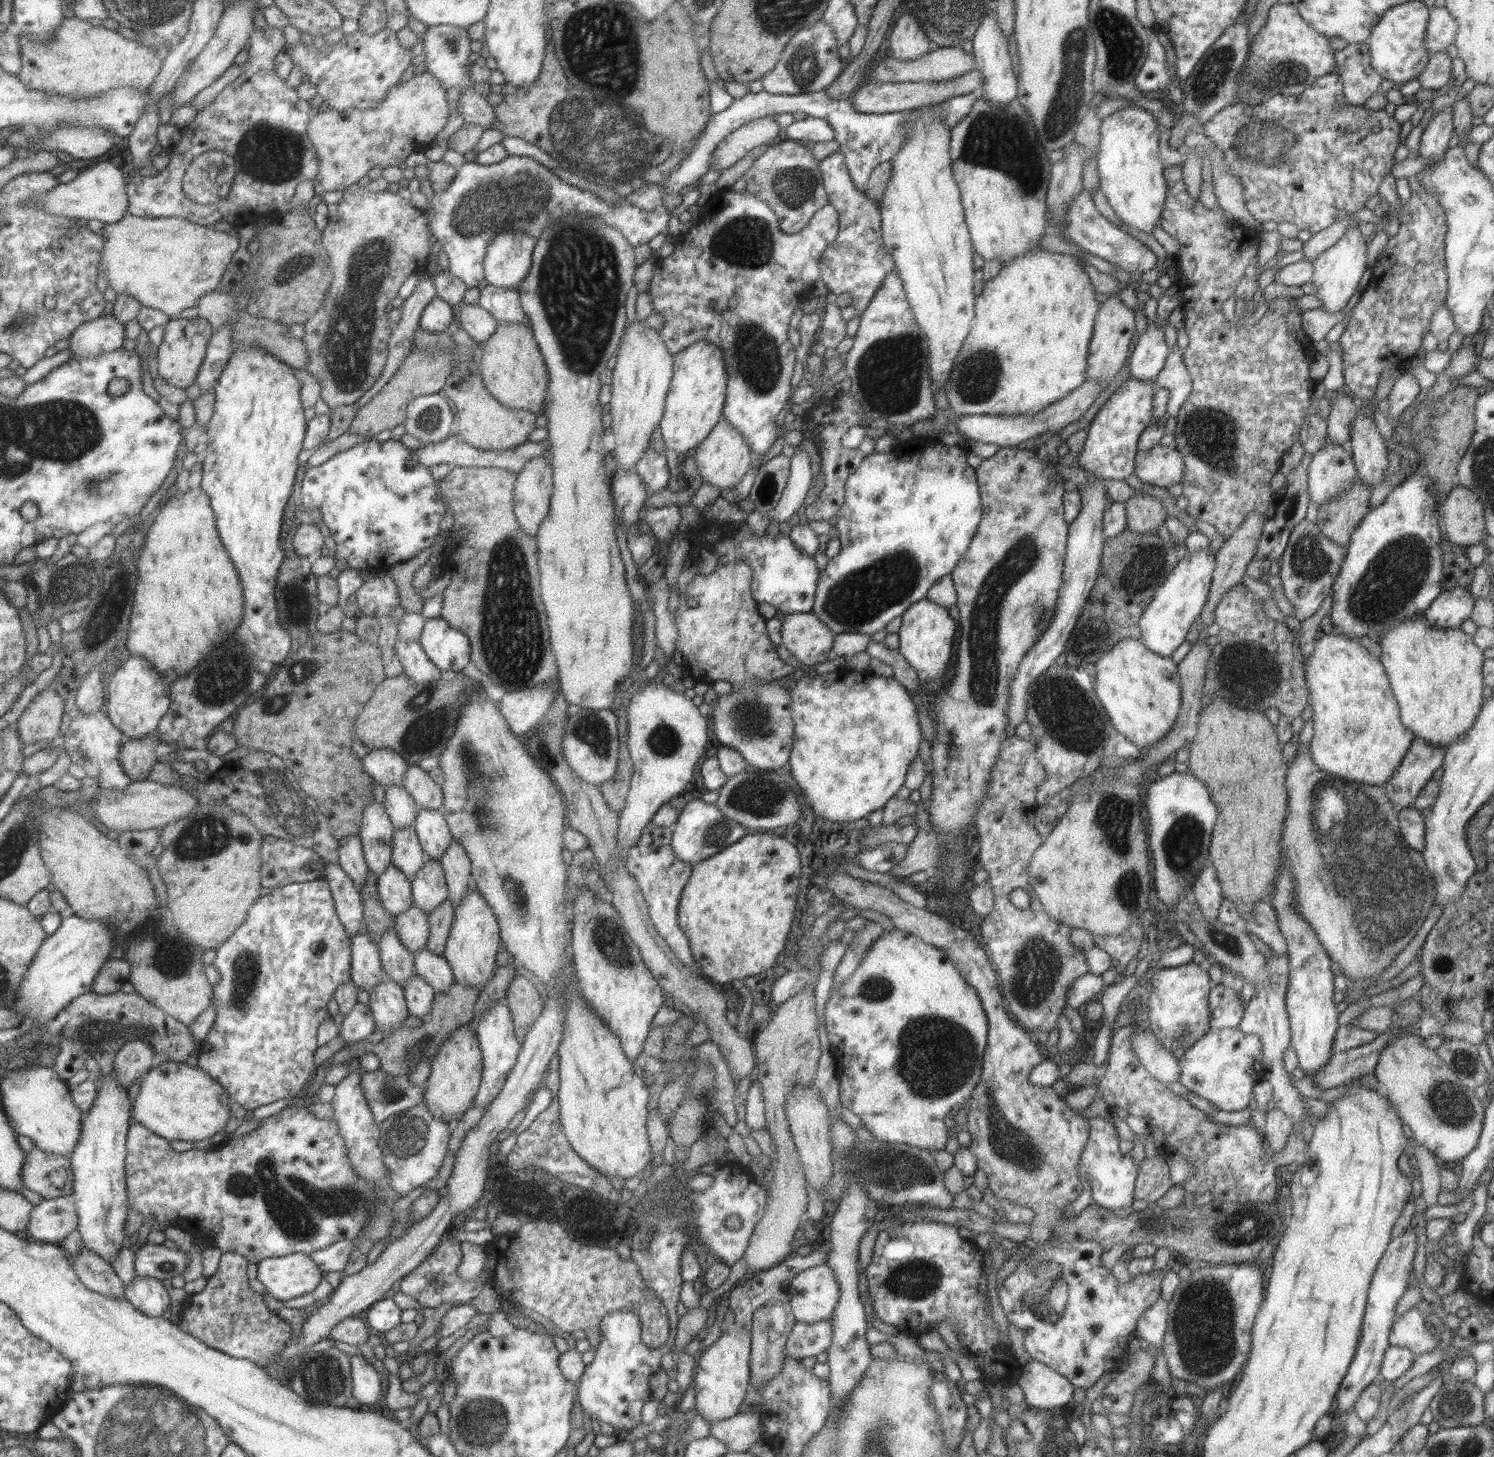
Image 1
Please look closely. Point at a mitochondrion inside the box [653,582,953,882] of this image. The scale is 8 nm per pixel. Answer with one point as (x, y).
(756, 796)

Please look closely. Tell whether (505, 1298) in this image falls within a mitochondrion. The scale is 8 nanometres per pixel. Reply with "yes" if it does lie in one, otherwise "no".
no

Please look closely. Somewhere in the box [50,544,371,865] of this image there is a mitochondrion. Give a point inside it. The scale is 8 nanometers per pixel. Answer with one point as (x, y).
(206, 837)

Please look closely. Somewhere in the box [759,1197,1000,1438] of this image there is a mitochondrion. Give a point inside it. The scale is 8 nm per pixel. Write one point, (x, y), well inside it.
(917, 1278)

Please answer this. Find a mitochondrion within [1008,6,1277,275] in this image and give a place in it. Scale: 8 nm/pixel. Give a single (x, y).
(1072, 52)

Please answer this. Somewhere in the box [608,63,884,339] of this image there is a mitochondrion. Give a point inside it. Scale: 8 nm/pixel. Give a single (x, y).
(748, 241)

